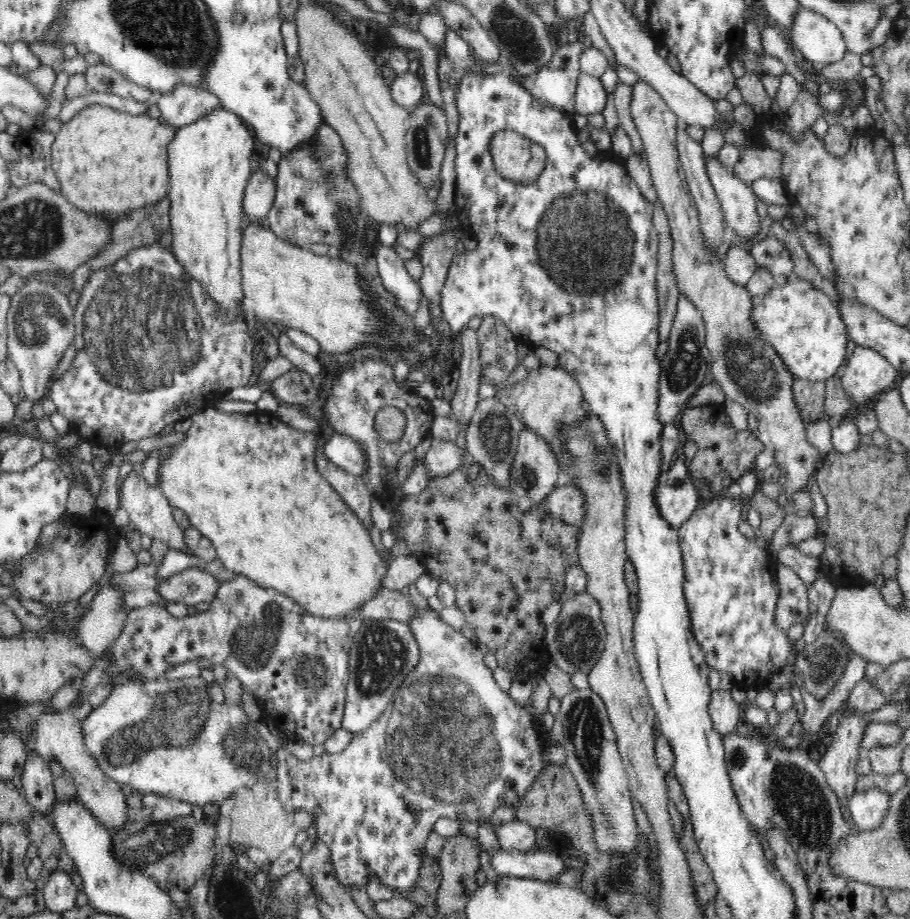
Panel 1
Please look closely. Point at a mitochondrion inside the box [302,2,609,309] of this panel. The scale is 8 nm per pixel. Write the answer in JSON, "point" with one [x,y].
{"point":[517,35]}

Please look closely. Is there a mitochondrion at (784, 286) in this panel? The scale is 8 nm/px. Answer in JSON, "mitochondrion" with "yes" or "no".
{"mitochondrion":"no"}

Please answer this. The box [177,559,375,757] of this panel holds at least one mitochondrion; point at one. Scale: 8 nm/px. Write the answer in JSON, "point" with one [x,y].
{"point":[250,641]}

